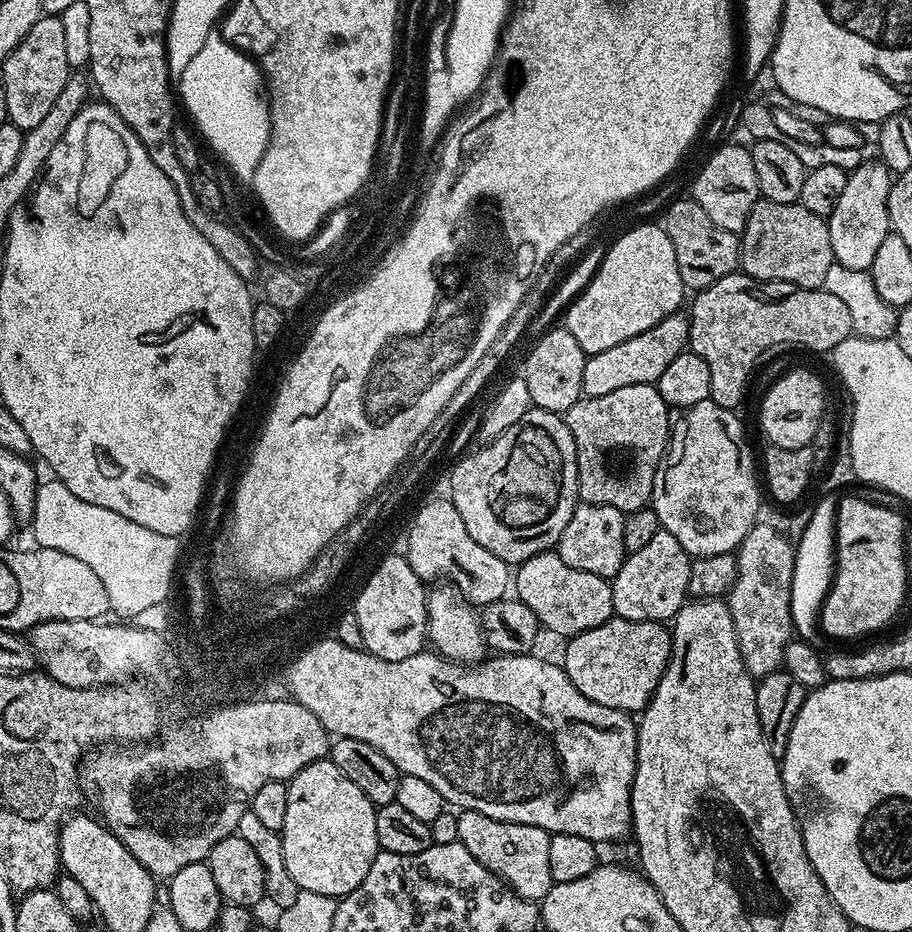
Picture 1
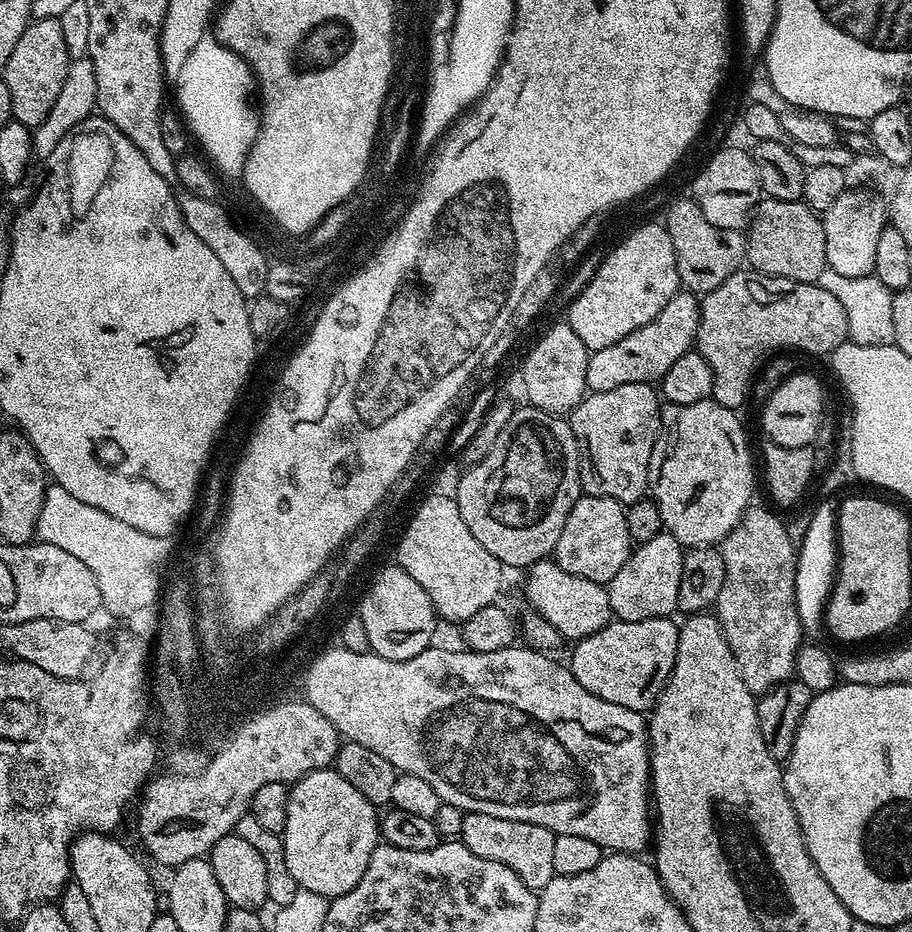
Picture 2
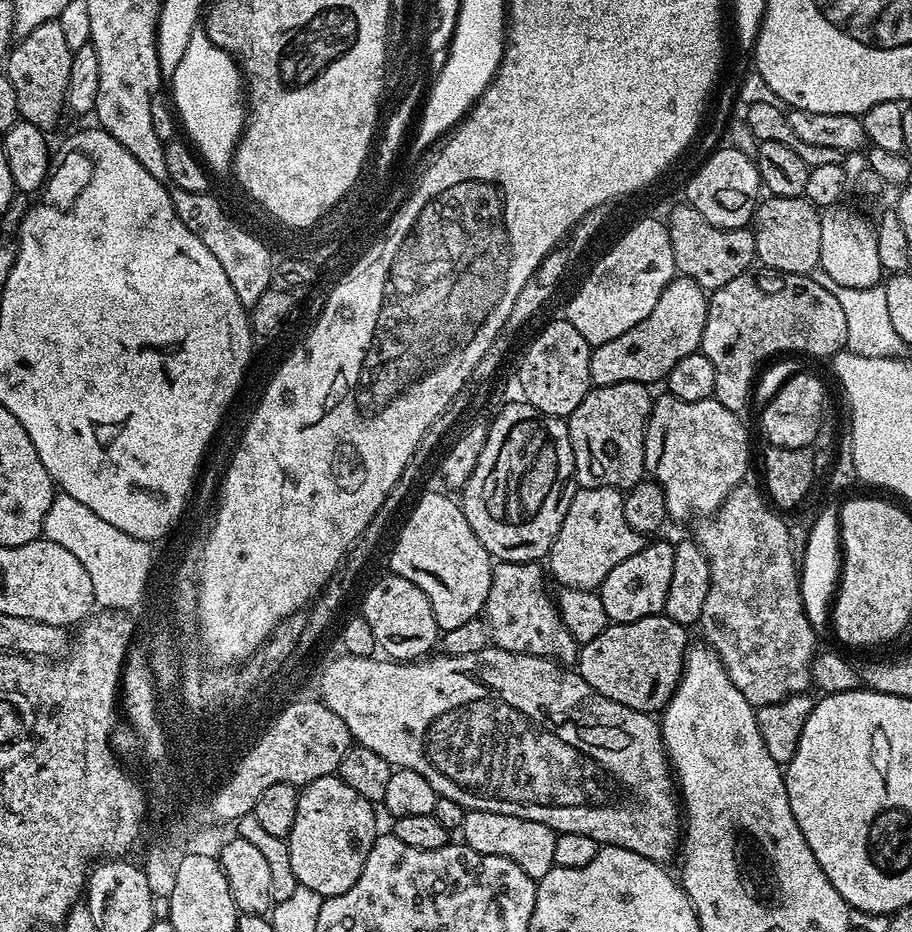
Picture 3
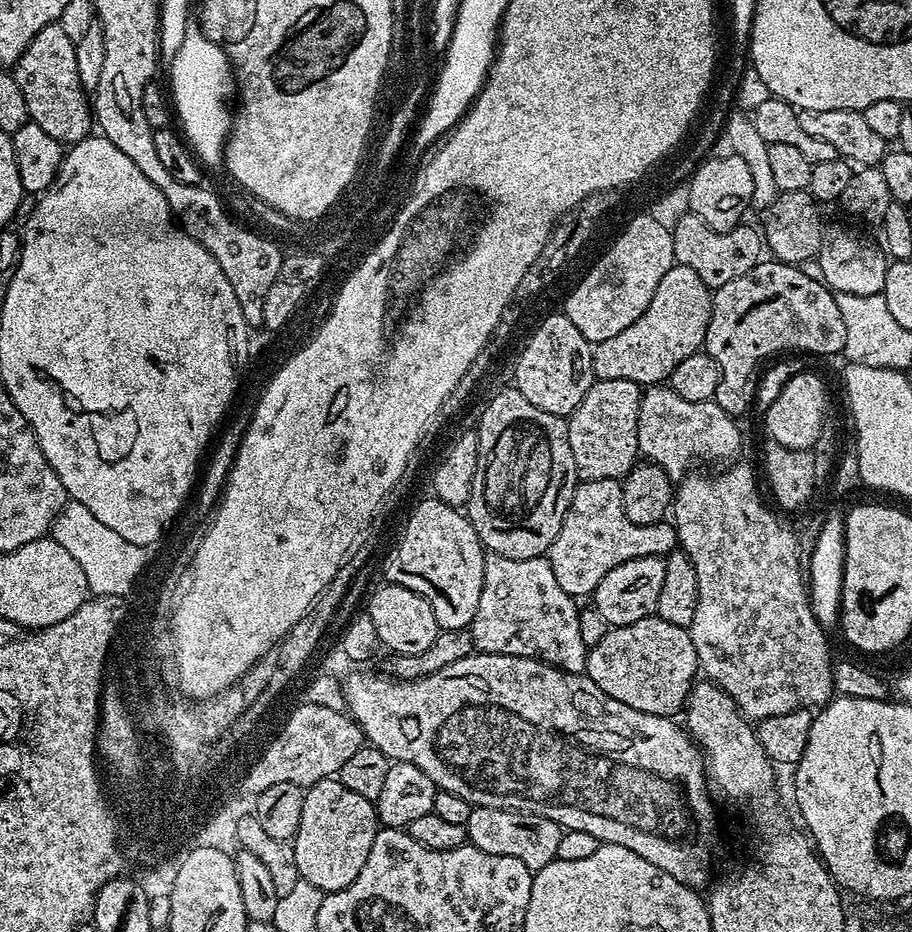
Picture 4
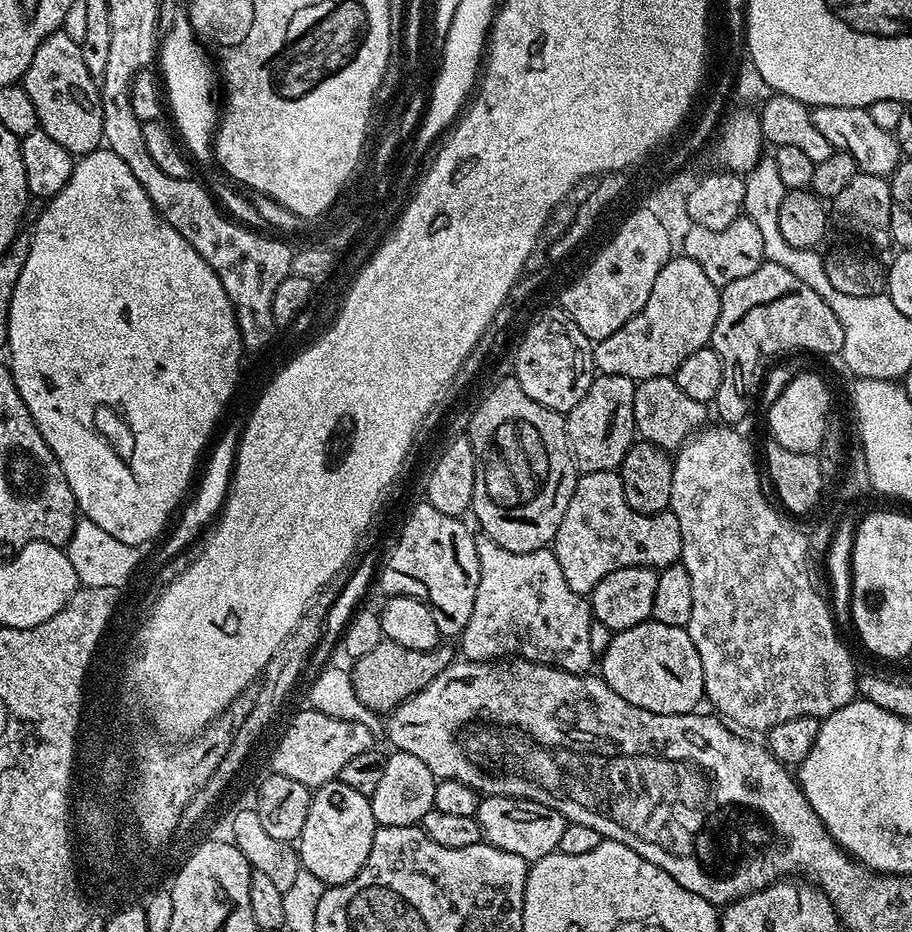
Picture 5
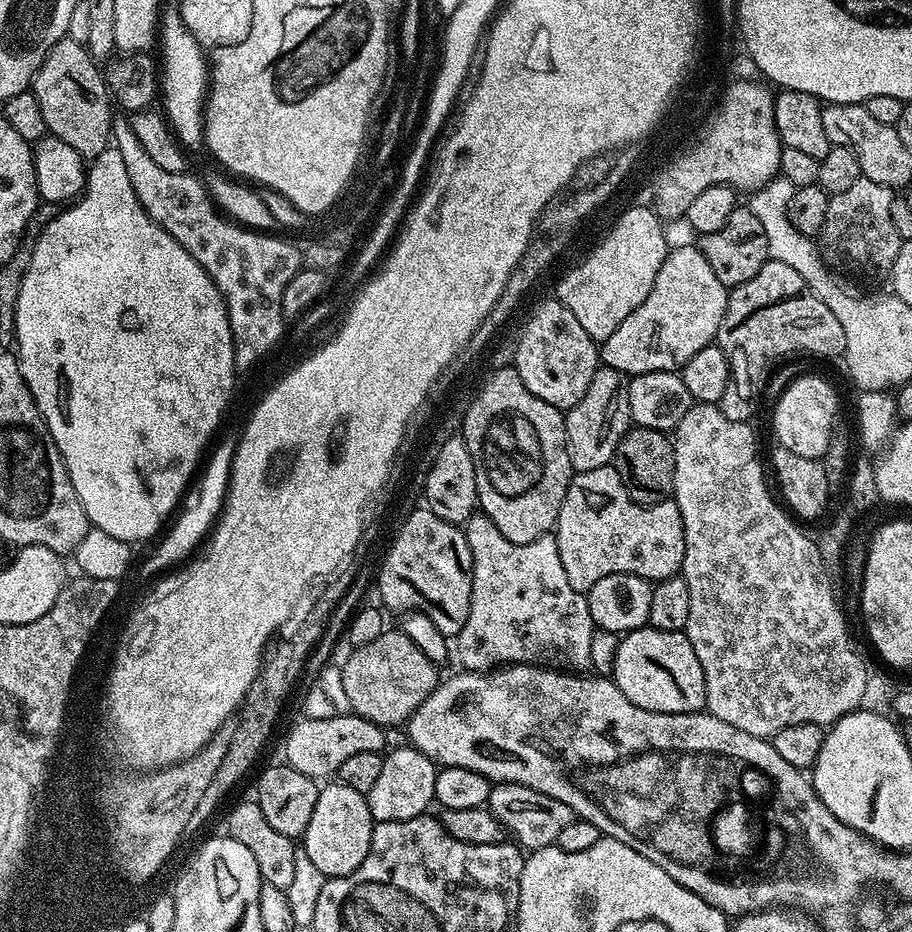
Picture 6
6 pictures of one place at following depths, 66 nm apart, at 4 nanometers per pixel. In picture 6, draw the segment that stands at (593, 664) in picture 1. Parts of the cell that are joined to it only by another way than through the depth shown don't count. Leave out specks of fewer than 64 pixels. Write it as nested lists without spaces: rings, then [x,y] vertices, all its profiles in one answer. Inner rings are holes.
[[[645,626],[620,636],[618,654],[614,654],[611,680],[642,710],[662,714],[686,714],[701,711],[706,705],[706,682],[702,662],[683,632],[658,630]]]

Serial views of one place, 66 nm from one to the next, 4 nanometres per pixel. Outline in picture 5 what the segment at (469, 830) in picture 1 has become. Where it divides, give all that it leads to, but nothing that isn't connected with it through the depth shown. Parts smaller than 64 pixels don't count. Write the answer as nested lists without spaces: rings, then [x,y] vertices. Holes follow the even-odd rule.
[[[513,796],[483,797],[475,818],[480,823],[483,843],[492,844],[498,850],[506,850],[506,854],[518,854],[518,858],[529,862],[546,858],[546,854],[556,851],[558,841],[562,839],[562,830],[566,830],[568,825],[558,810],[546,810],[546,806],[536,800]]]

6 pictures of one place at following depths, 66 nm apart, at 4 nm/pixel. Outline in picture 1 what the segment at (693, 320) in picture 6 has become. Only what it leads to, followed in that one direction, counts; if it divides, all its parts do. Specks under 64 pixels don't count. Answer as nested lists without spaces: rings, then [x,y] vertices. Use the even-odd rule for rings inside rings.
[[[684,314],[667,316],[658,322],[658,326],[650,326],[642,334],[634,338],[626,338],[626,342],[618,342],[618,346],[610,346],[610,350],[602,350],[598,354],[588,356],[582,370],[582,390],[584,396],[601,396],[611,394],[622,386],[642,386],[655,384],[666,371],[666,366],[678,358],[688,348],[688,317]]]

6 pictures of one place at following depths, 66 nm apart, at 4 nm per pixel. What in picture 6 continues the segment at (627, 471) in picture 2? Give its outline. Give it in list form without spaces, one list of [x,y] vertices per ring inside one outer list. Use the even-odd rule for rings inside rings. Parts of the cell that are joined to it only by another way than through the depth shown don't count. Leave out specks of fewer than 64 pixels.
[[[597,367],[594,378],[590,378],[586,394],[582,394],[575,406],[567,409],[564,418],[573,469],[576,472],[585,472],[600,468],[604,464],[612,464],[618,450],[618,442],[622,442],[631,424],[632,415],[624,373],[613,368]]]

